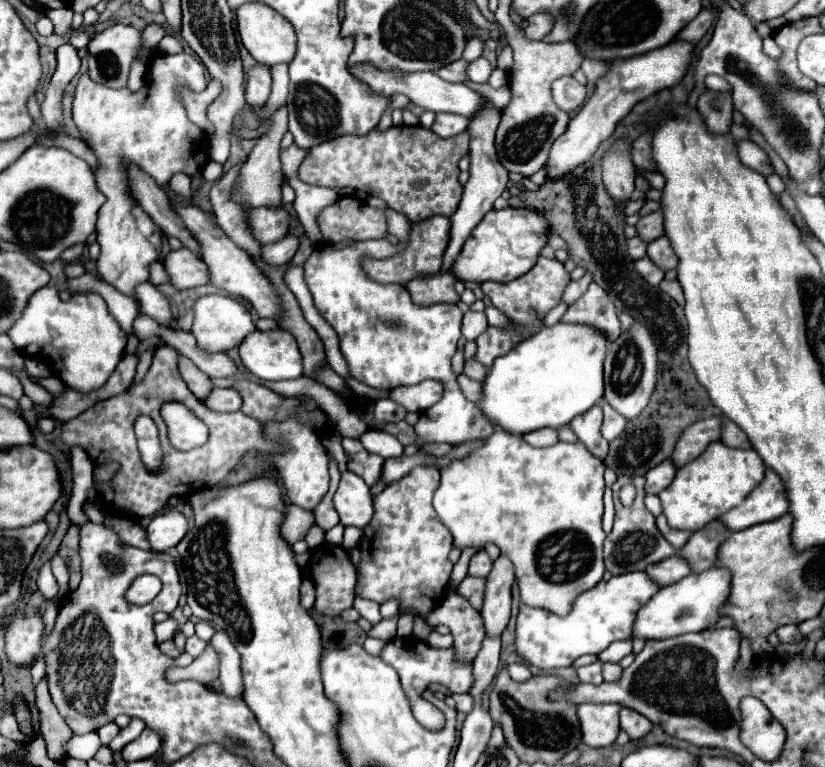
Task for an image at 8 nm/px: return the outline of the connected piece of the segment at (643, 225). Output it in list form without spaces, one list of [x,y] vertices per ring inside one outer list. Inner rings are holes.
[[[656,210],[648,216],[642,216],[640,222],[636,224],[636,228],[638,228],[638,234],[646,242],[652,242],[652,240],[660,238],[664,234],[664,214],[662,214],[662,210]]]

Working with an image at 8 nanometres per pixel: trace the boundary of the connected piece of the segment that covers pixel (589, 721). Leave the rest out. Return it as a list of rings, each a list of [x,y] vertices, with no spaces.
[[[580,704],[578,720],[582,730],[582,742],[592,748],[614,744],[620,730],[618,712],[618,704]]]

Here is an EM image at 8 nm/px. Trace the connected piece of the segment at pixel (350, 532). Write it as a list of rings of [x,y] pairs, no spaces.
[[[346,526],[346,530],[344,530],[344,542],[342,542],[342,546],[344,546],[346,550],[354,548],[354,546],[358,544],[360,536],[362,536],[362,530],[360,530],[360,528],[356,528],[356,526]]]

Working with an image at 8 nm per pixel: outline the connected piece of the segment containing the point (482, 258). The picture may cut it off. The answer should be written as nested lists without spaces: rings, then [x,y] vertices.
[[[530,208],[490,210],[464,242],[456,264],[452,264],[452,274],[462,282],[512,282],[536,264],[546,244],[546,234],[546,220]]]

